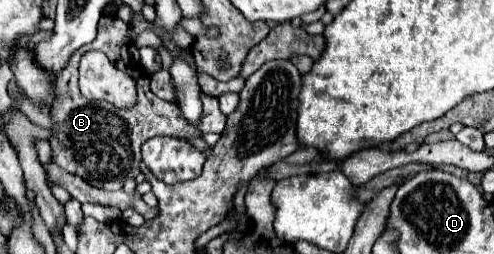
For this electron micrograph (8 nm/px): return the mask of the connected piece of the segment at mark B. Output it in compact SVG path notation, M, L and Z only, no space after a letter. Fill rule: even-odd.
M102 16L98 23L97 35L94 41L84 45L73 53L73 59L69 61L69 67L65 67L61 79L57 79L57 97L51 105L51 155L53 163L65 169L67 173L79 175L89 185L107 189L107 191L119 191L123 187L123 181L127 177L139 175L139 163L141 163L141 145L159 135L171 135L190 139L191 135L197 135L193 127L189 127L181 119L181 111L177 103L163 101L157 95L153 95L150 89L150 79L145 71L139 71L135 63L131 63L131 57L125 57L125 43L127 43L127 25L114 16ZM99 50L107 53L109 61L131 75L137 83L137 103L127 109L115 109L115 105L95 105L97 101L87 101L79 91L79 61L83 53Z

